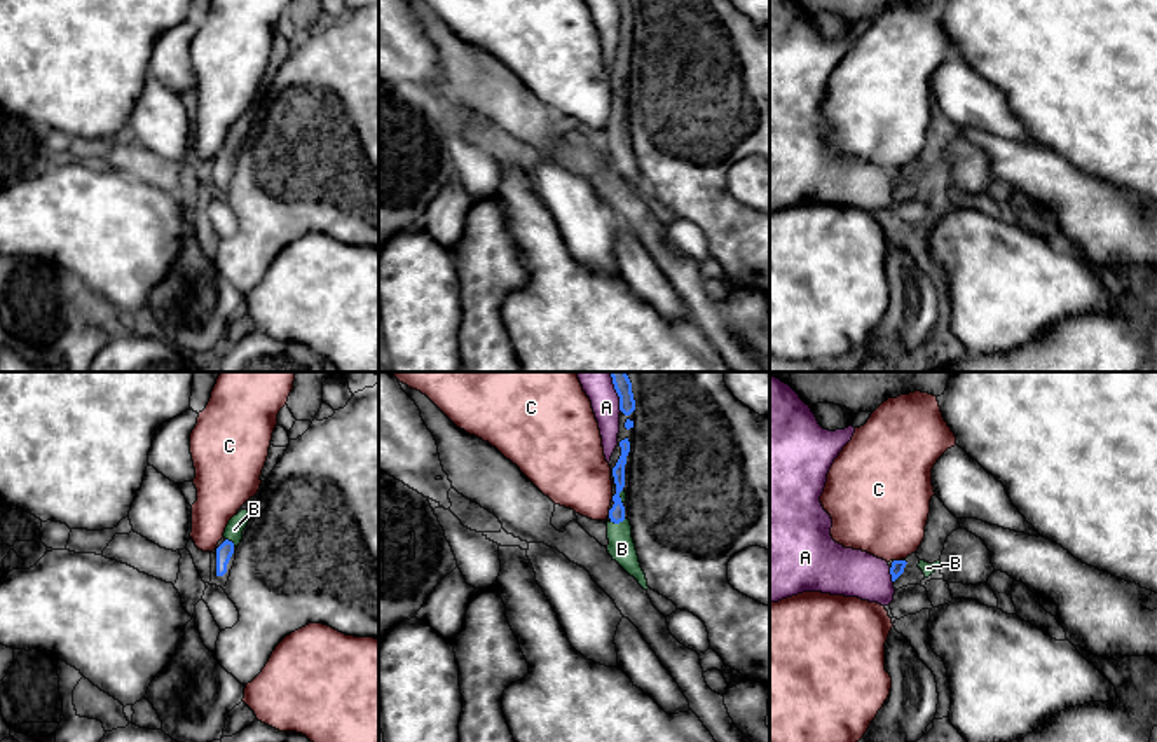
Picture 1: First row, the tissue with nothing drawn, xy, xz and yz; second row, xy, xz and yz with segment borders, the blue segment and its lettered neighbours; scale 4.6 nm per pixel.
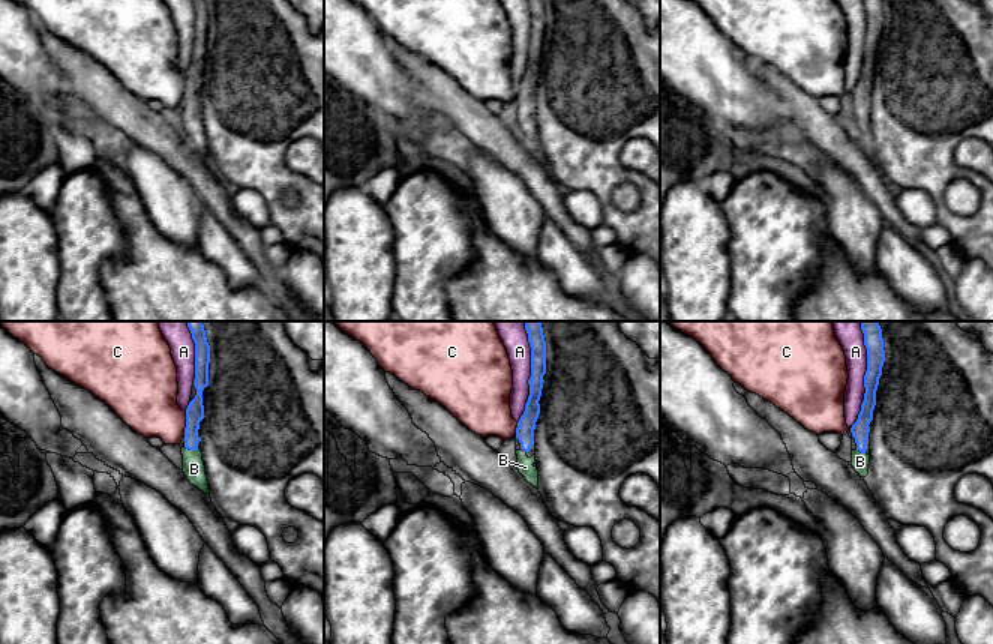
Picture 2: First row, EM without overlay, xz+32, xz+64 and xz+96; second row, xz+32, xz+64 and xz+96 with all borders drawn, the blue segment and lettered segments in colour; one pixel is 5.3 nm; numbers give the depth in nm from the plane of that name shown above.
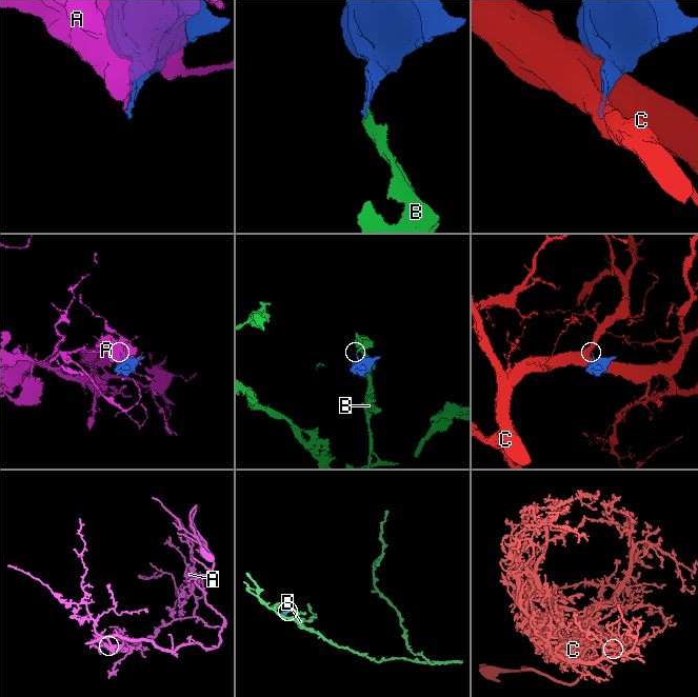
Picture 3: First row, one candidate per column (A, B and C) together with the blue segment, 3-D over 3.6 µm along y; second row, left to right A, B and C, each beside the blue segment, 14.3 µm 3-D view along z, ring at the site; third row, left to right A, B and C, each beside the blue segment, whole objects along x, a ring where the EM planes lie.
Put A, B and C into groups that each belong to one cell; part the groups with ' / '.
A / B / C

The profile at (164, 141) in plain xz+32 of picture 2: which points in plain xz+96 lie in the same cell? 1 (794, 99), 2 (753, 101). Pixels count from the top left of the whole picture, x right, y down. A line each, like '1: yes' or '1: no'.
1: yes
2: no

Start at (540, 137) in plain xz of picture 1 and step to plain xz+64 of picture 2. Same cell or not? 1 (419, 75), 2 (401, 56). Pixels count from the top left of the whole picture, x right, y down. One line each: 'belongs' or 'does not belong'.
1: belongs
2: belongs

